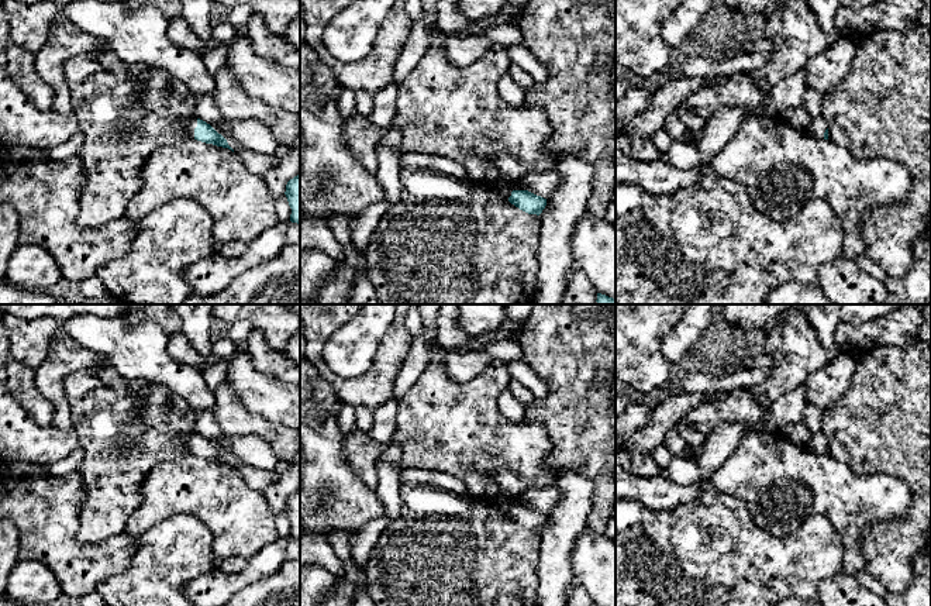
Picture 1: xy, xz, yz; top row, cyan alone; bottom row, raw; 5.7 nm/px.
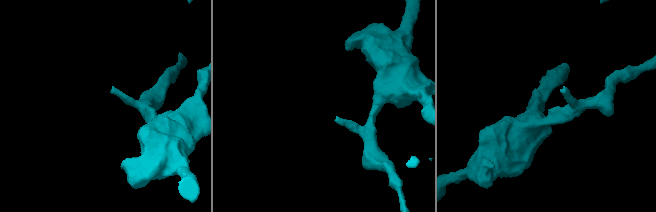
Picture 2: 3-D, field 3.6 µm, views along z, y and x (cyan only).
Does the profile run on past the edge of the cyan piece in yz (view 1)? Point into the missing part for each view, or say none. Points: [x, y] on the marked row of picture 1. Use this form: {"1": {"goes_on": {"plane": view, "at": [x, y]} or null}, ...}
{"1": {"goes_on": {"plane": "yz", "at": [819, 126]}}}

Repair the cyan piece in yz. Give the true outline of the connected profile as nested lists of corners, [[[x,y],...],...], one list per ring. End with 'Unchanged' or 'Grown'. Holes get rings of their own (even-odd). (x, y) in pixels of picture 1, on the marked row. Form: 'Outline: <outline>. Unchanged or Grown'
Outline: [[[821,116],[811,118],[808,134],[817,140],[828,140],[828,127]]]. Grown

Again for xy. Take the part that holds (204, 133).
Outline: [[[189,118],[185,121],[187,138],[193,138],[206,144],[234,149],[228,145],[227,140],[218,134],[210,124],[200,118]]]. Grown

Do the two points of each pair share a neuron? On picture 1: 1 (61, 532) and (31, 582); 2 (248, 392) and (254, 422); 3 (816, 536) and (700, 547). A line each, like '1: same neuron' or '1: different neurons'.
1: different neurons
2: different neurons
3: same neuron

